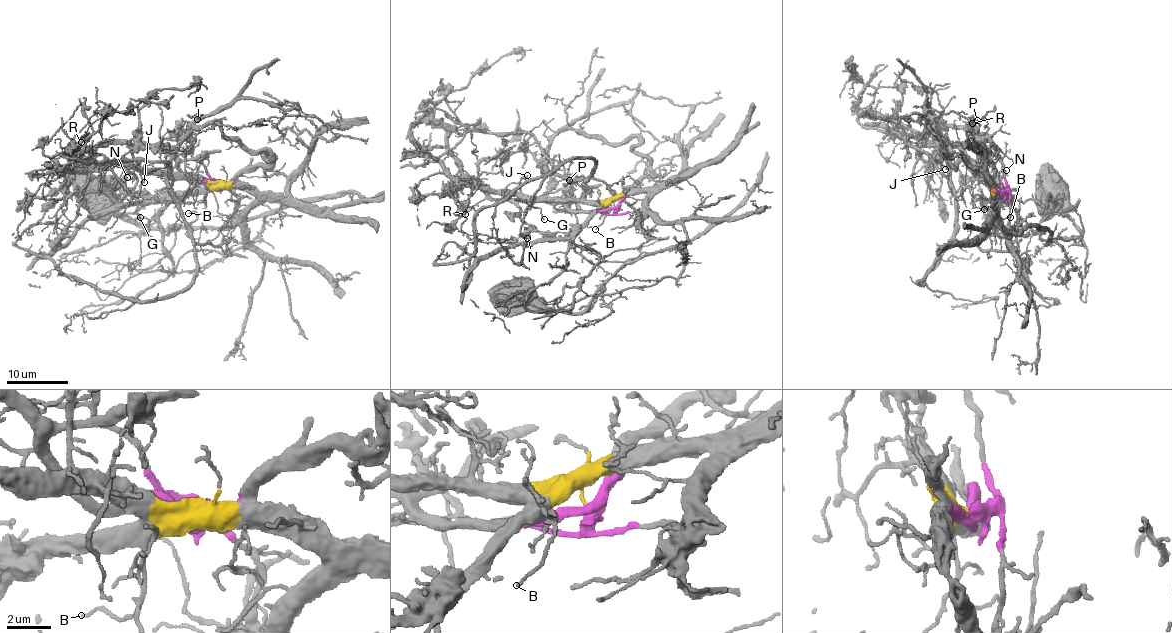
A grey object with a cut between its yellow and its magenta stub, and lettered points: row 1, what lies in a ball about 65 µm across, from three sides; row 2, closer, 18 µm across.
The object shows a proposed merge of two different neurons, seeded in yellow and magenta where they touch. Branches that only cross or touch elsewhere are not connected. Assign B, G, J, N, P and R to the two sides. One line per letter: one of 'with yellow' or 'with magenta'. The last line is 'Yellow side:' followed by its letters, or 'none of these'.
B: with yellow
G: with yellow
J: with yellow
N: with magenta
P: with magenta
R: with magenta
Yellow side: B, G, J

